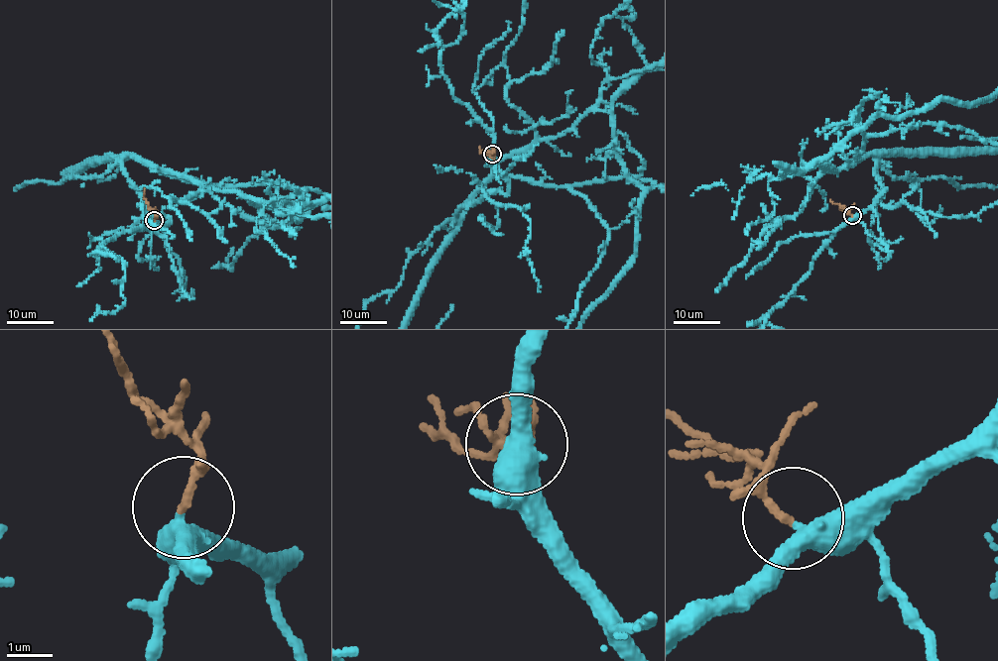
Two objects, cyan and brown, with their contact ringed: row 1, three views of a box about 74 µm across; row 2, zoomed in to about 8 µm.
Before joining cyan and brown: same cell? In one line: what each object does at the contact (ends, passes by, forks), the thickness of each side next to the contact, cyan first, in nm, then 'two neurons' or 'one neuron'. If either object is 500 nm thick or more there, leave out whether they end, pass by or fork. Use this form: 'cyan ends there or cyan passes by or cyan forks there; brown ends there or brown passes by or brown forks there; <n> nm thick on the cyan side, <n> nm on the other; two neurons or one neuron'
cyan passes by; brown passes by; 400 nm thick on the cyan side, 110 nm on the other; one neuron

